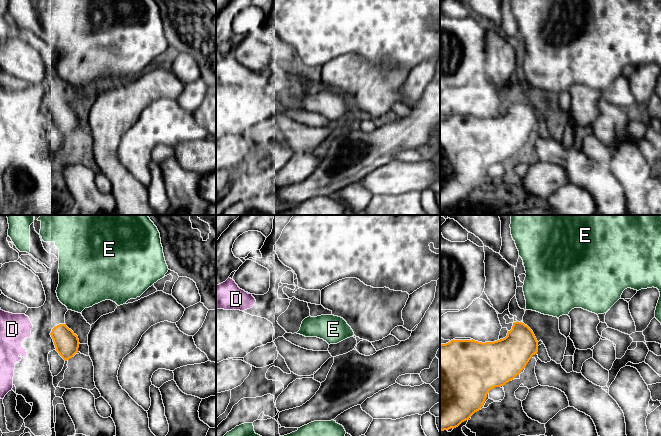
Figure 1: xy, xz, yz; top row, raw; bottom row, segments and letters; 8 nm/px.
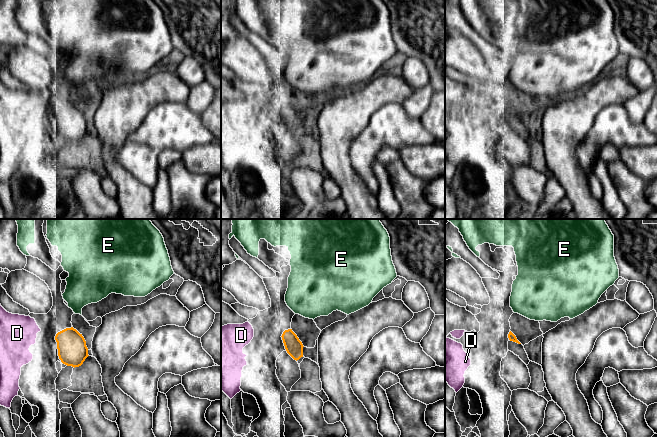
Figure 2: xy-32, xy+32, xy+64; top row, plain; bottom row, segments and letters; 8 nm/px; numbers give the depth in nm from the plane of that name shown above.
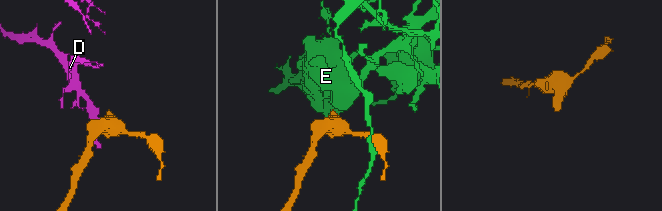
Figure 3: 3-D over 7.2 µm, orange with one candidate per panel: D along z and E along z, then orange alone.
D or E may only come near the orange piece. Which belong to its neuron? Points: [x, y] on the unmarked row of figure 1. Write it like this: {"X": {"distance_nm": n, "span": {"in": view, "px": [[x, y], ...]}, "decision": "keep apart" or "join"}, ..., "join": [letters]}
{"D": {"distance_nm": 150, "span": {"in": "xy", "px": [[50, 109], [32, 103]]}, "decision": "keep apart"}, "E": {"distance_nm": 110, "span": {"in": "yz", "px": [[521, 98], [526, 85]]}, "decision": "keep apart"}, "join": []}

